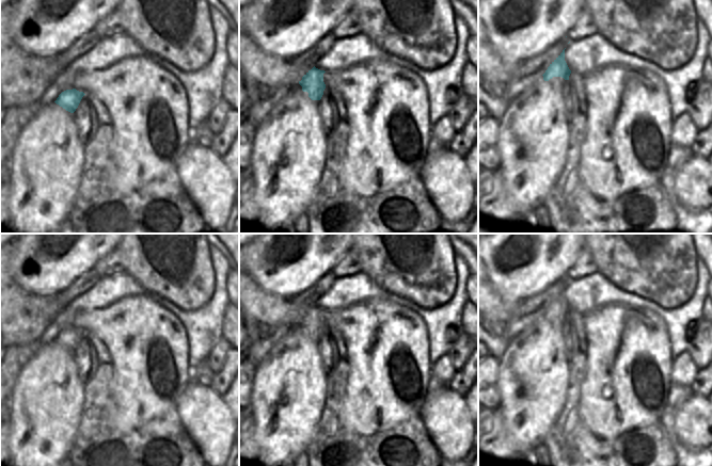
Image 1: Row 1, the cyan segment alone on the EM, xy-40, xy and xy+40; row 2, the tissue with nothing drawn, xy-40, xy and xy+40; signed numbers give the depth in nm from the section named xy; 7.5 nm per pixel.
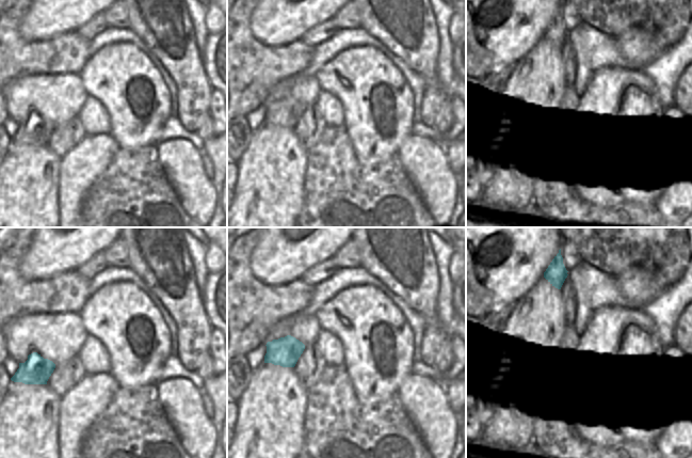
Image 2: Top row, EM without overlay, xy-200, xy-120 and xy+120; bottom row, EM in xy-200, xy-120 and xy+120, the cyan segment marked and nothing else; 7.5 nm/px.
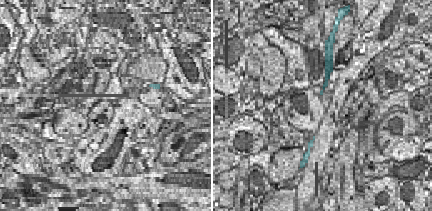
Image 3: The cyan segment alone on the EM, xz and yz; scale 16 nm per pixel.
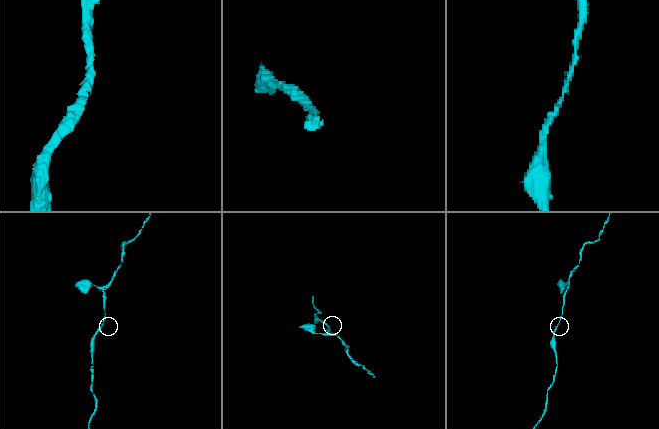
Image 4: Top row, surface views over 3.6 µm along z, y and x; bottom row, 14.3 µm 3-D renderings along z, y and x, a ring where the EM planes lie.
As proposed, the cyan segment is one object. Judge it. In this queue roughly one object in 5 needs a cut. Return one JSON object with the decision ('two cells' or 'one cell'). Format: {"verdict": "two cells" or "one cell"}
{"verdict": "one cell"}

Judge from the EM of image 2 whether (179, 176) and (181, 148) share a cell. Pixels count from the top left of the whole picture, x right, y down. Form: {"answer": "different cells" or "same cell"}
{"answer": "same cell"}

